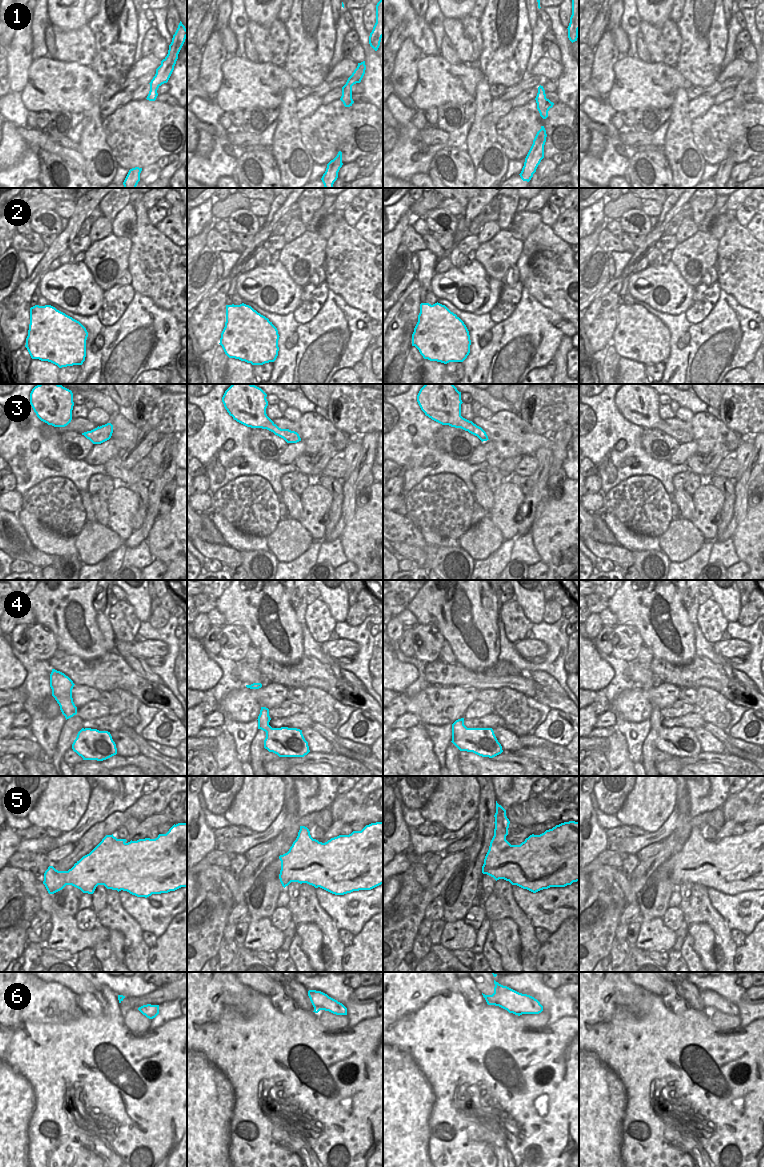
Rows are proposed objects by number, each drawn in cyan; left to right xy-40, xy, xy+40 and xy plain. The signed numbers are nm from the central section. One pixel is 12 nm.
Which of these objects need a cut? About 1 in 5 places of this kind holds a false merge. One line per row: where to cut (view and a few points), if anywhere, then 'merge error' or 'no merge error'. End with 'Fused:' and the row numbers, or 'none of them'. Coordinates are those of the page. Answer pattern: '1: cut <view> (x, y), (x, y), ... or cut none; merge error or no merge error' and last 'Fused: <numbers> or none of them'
1: cut none; no merge error
2: cut none; no merge error
3: cut none; no merge error
4: cut none; no merge error
5: cut none; no merge error
6: cut none; no merge error
Fused: none of them

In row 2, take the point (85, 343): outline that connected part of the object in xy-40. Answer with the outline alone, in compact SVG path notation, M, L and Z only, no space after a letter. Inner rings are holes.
M51 305L30 308L26 345L32 359L48 361L59 368L82 365L88 332L77 320Z

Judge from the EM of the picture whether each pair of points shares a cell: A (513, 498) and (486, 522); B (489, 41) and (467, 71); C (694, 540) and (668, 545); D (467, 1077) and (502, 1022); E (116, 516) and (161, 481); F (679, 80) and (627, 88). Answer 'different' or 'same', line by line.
A: different
B: different
C: same
D: same
E: different
F: same

